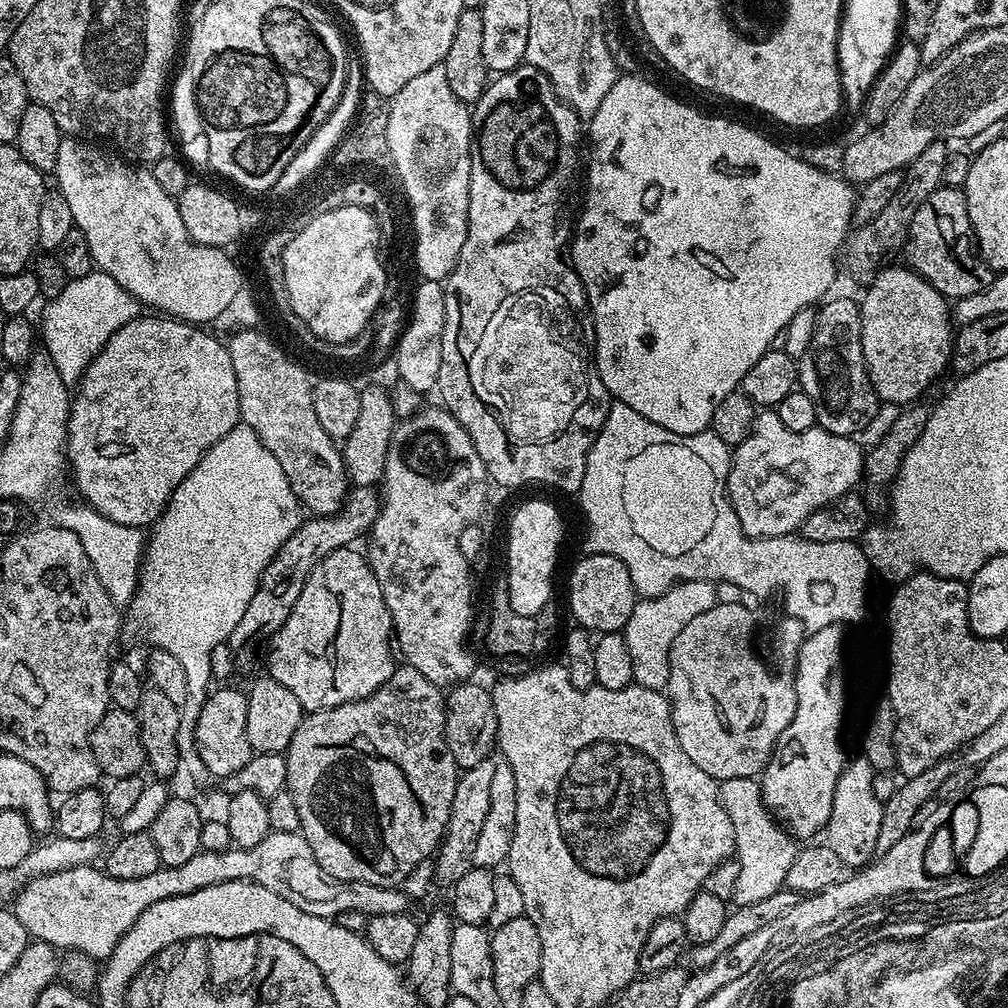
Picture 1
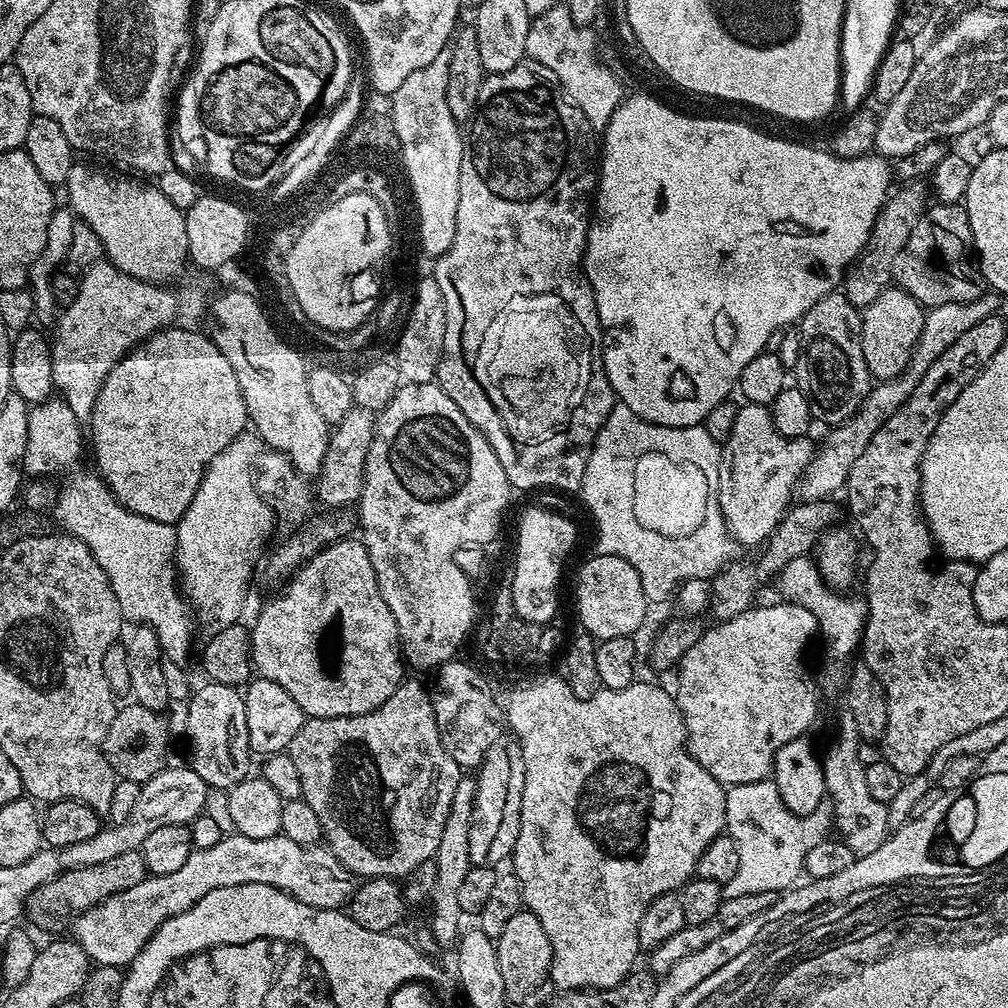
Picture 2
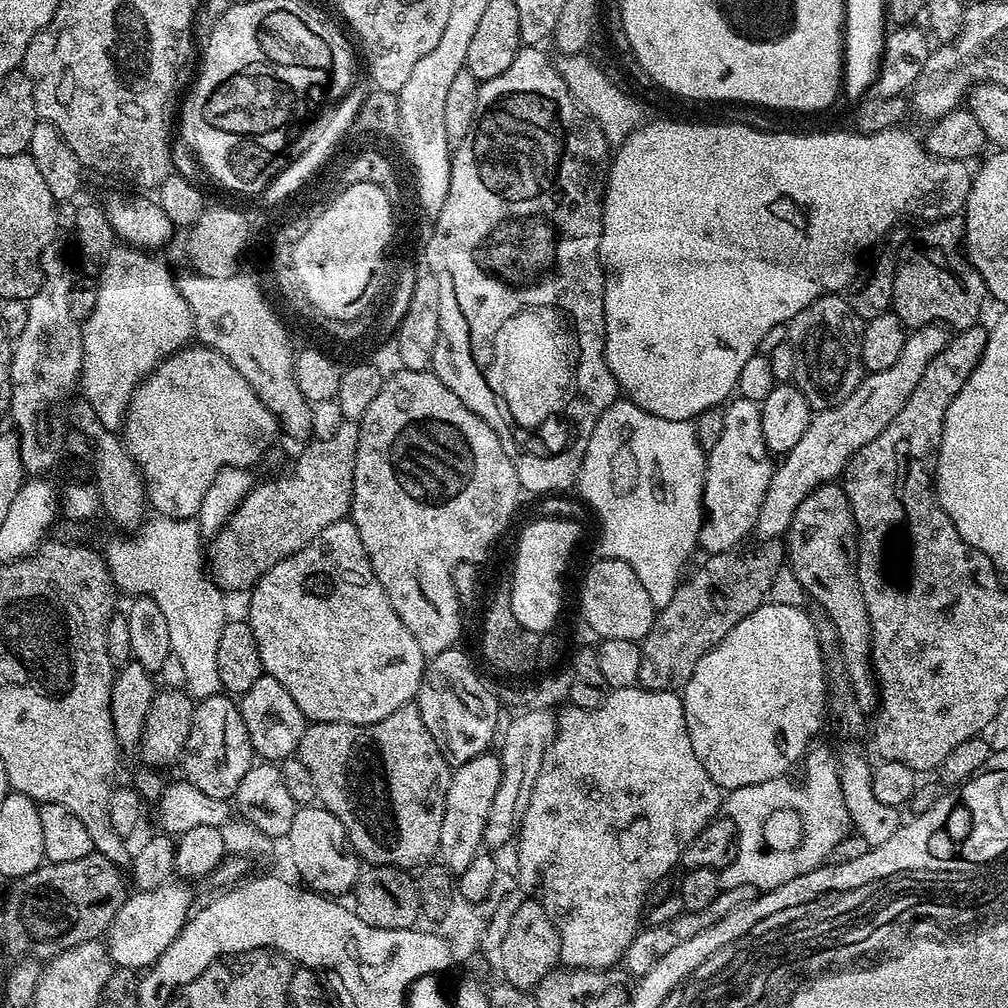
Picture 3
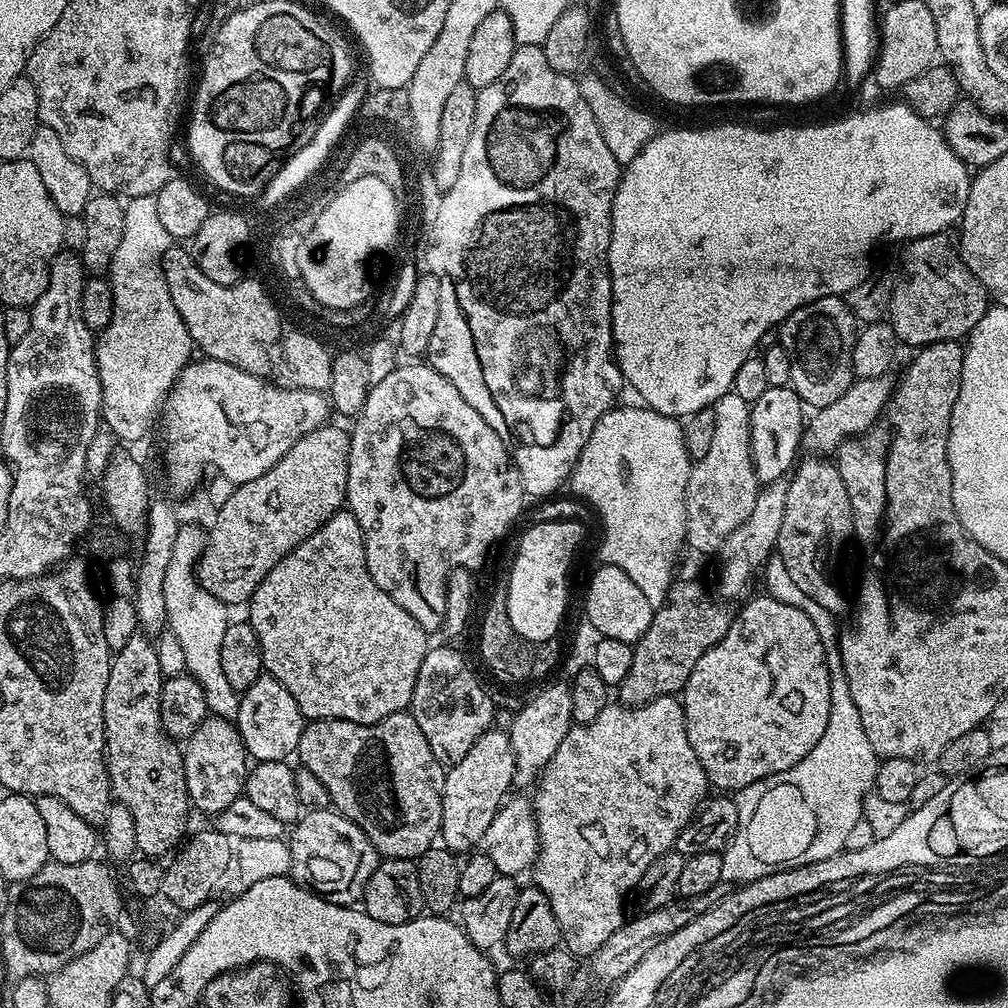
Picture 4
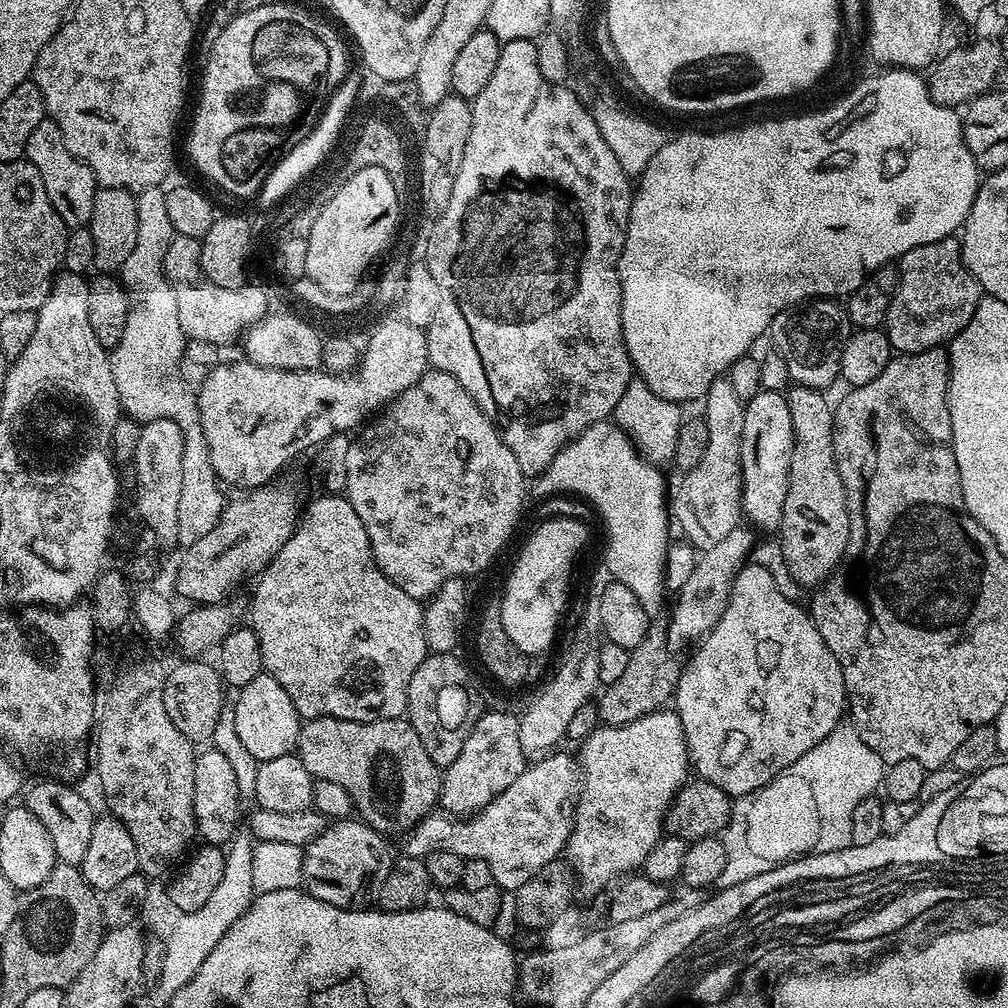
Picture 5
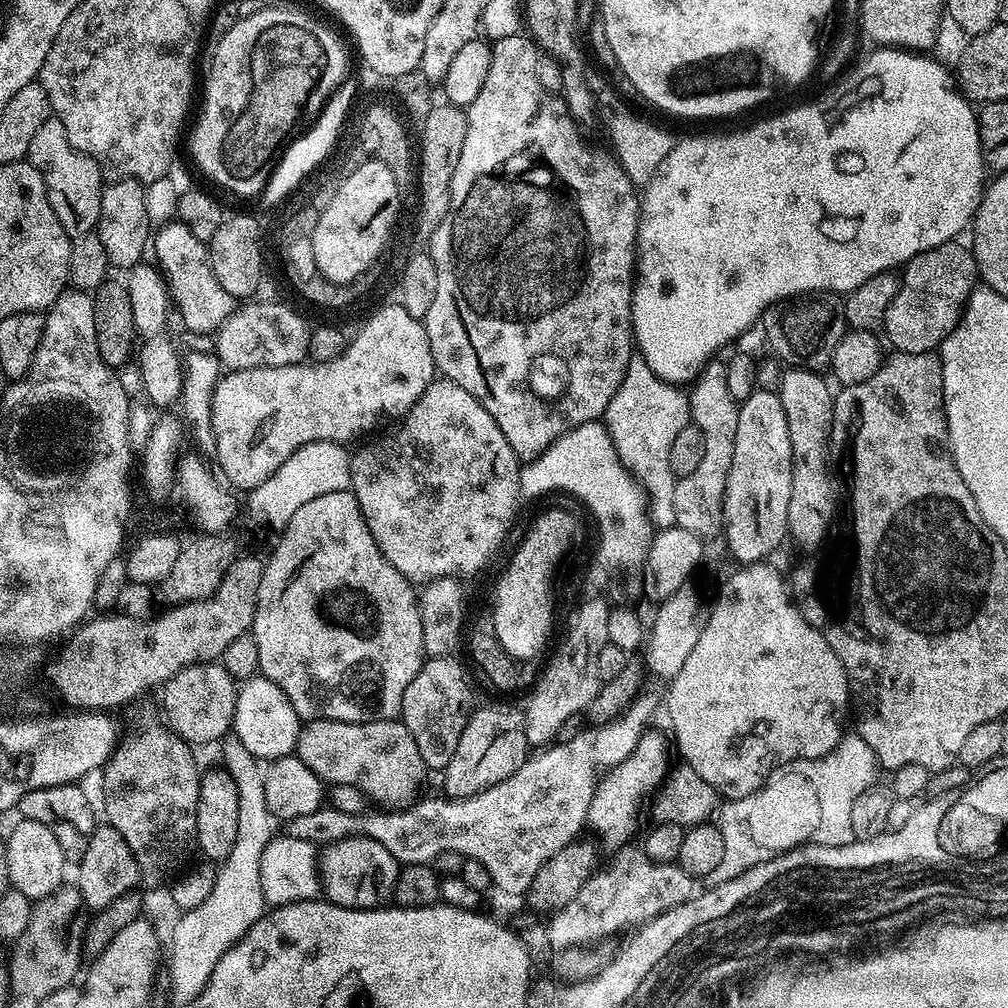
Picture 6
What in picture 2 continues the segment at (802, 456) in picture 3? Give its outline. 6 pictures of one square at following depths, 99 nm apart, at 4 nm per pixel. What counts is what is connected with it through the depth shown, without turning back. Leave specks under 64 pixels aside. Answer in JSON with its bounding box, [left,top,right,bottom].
[798,294,997,501]

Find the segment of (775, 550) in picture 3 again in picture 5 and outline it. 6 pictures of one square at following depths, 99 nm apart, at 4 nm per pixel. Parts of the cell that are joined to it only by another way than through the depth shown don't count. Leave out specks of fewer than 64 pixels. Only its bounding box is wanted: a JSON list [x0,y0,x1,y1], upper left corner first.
[598,622,682,726]

